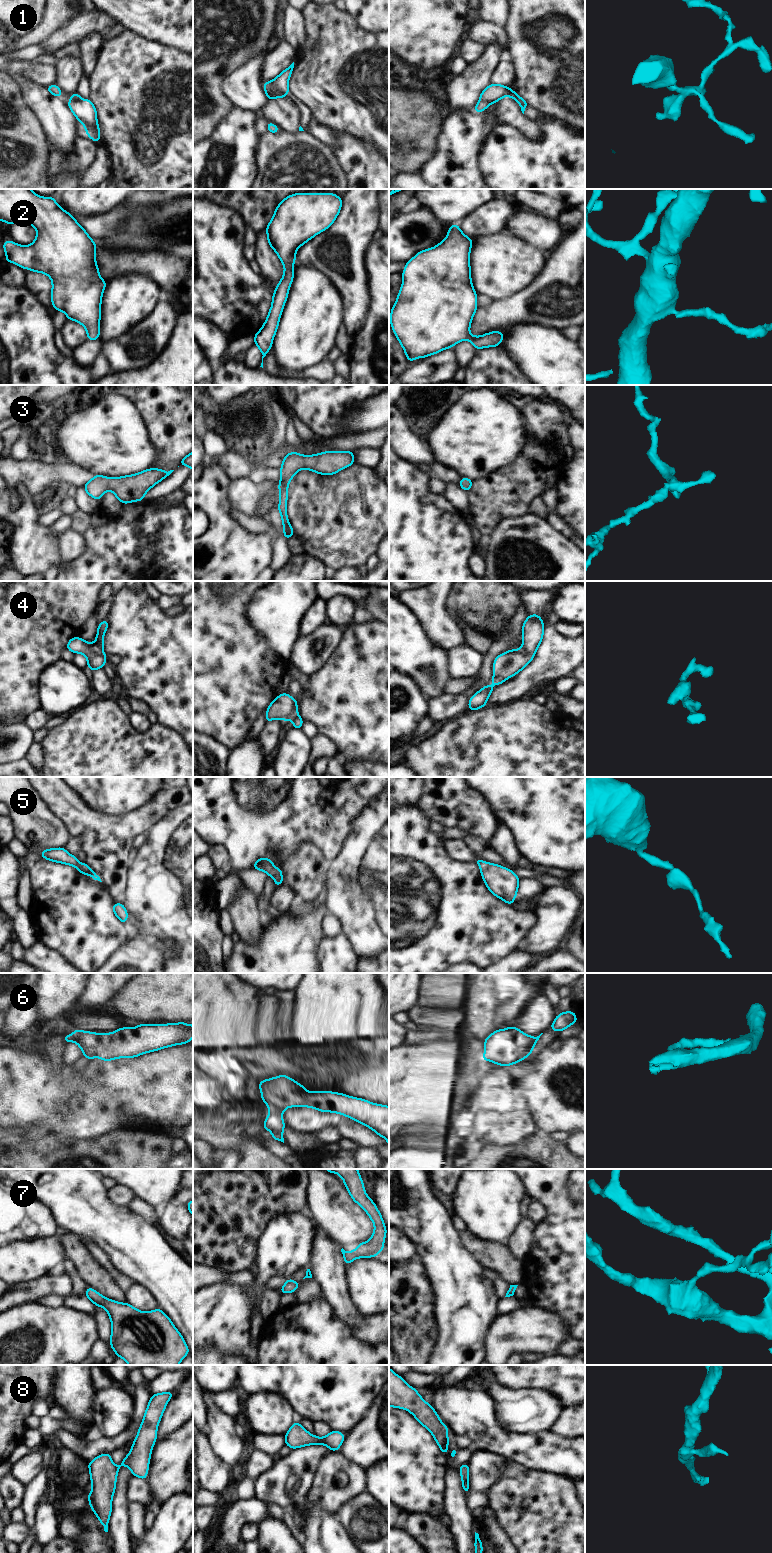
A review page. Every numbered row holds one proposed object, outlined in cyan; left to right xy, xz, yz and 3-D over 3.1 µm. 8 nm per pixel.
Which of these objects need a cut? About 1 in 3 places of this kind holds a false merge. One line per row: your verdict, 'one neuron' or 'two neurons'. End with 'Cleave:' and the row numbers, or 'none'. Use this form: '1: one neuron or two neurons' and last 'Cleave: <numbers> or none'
1: two neurons
2: one neuron
3: one neuron
4: one neuron
5: one neuron
6: one neuron
7: one neuron
8: one neuron
Cleave: 1

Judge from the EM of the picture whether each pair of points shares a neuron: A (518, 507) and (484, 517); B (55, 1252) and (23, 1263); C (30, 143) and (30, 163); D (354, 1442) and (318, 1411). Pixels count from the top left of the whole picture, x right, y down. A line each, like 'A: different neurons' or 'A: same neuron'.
A: same neuron
B: same neuron
C: same neuron
D: different neurons

